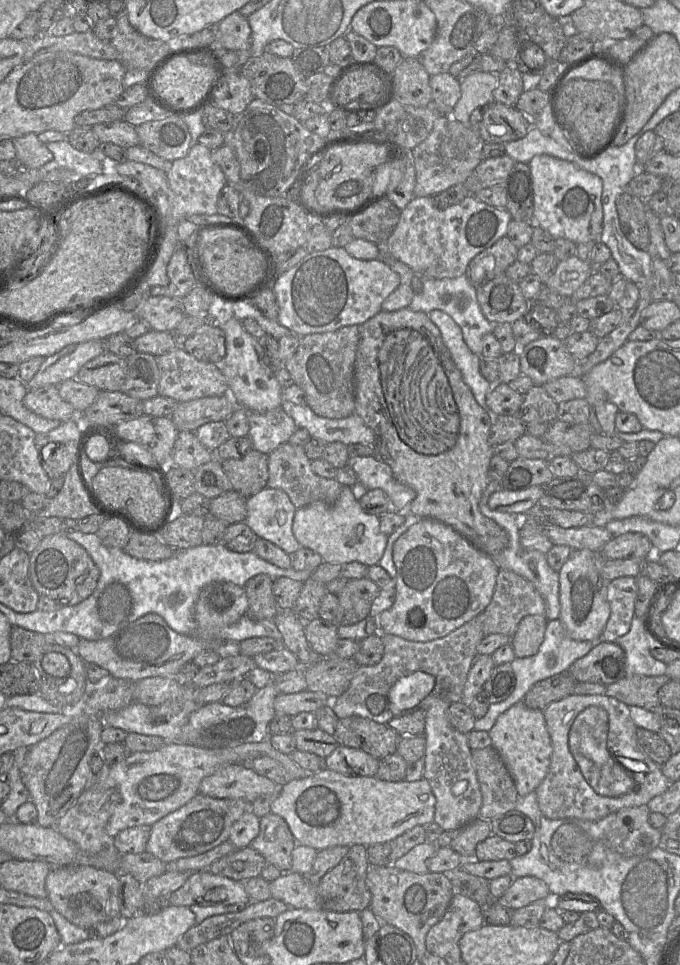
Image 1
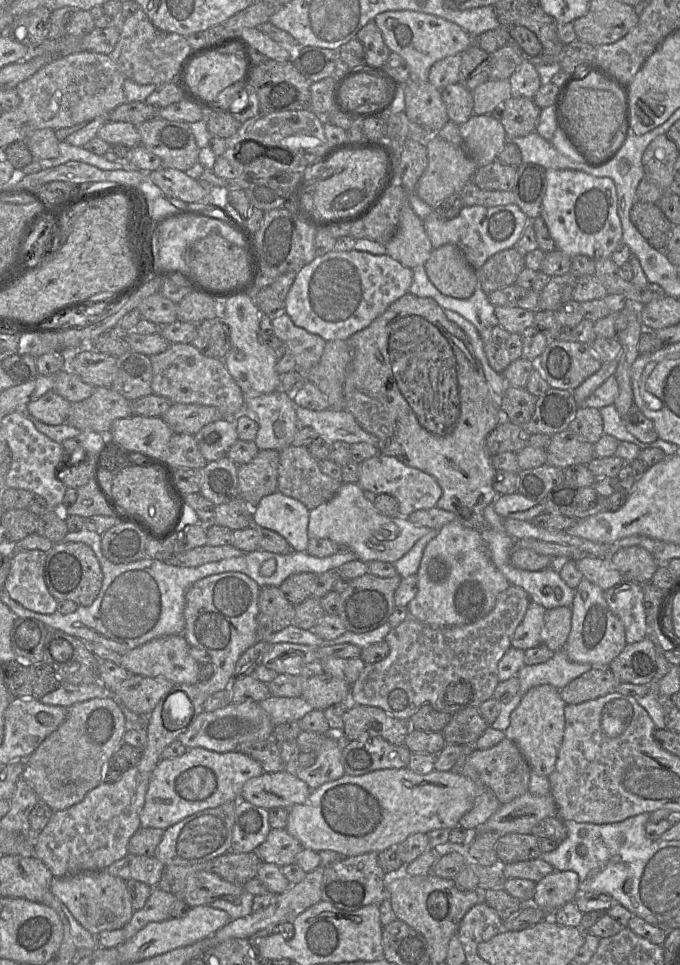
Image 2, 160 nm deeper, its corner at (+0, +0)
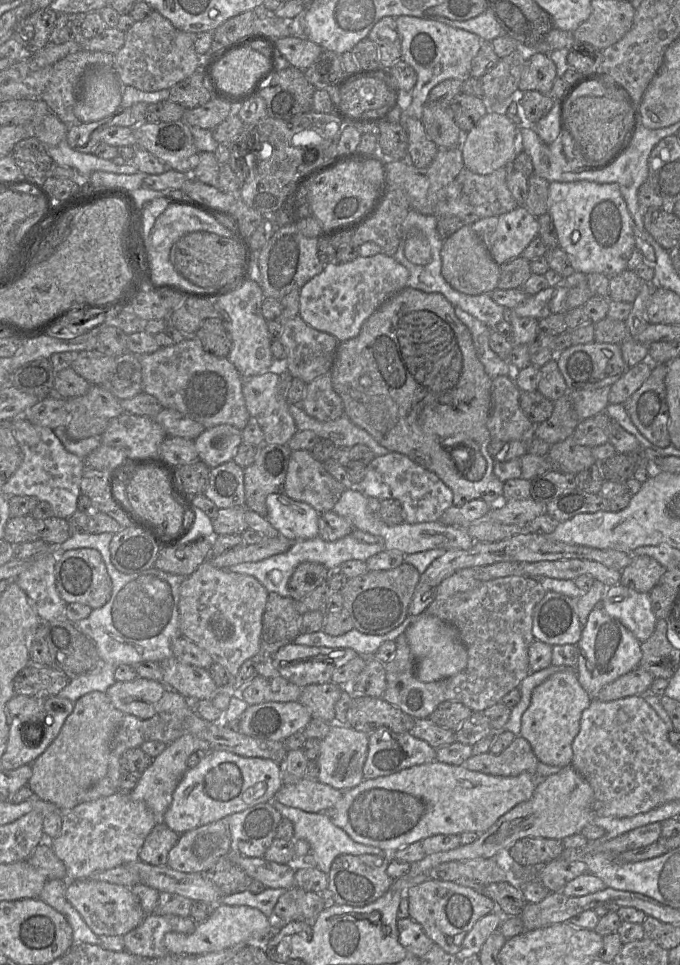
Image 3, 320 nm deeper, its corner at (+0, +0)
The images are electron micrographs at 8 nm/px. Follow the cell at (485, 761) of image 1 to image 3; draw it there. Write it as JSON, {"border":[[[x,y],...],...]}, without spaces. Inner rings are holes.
{"border":[[[518,736],[502,753],[471,756],[462,765],[492,776],[515,777],[525,772],[536,773],[538,762],[530,743]]]}

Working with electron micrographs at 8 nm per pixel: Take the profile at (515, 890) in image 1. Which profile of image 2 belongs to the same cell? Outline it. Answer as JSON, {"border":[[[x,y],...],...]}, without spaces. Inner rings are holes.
{"border":[[[554,871],[536,883],[532,904],[553,913],[579,894],[579,876],[573,871]]]}

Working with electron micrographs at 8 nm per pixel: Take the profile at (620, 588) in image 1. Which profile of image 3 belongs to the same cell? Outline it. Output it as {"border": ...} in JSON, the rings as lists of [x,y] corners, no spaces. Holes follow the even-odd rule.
{"border":[[[619,583],[608,587],[601,606],[641,643],[655,630],[658,620],[652,610],[649,593],[638,592]]]}

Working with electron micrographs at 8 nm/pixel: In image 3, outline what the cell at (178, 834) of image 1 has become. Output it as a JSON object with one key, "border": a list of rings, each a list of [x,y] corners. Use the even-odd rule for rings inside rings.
{"border":[[[225,817],[181,834],[166,865],[180,872],[206,873],[232,850],[232,835]]]}

